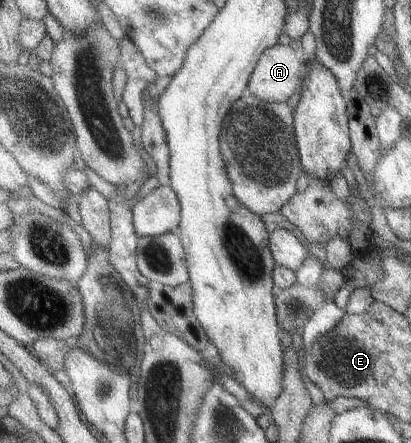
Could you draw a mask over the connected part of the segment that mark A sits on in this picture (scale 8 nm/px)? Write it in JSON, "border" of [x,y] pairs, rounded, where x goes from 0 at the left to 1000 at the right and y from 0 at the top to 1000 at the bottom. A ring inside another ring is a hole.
{"border":[[[662,102],[628,138],[603,210],[635,228],[693,230],[727,201],[745,138],[698,102]]]}

